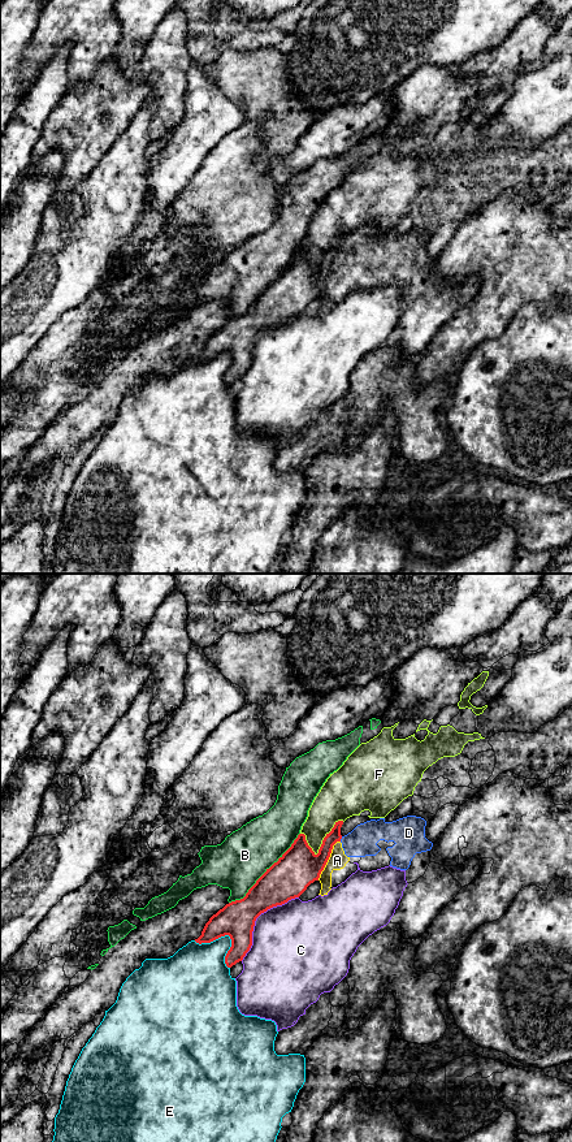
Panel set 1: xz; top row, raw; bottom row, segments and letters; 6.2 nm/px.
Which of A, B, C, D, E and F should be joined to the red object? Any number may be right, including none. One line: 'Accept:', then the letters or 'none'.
Accept: none

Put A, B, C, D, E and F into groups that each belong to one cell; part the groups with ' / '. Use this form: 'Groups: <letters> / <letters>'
Groups: A D / B / C / E / F

